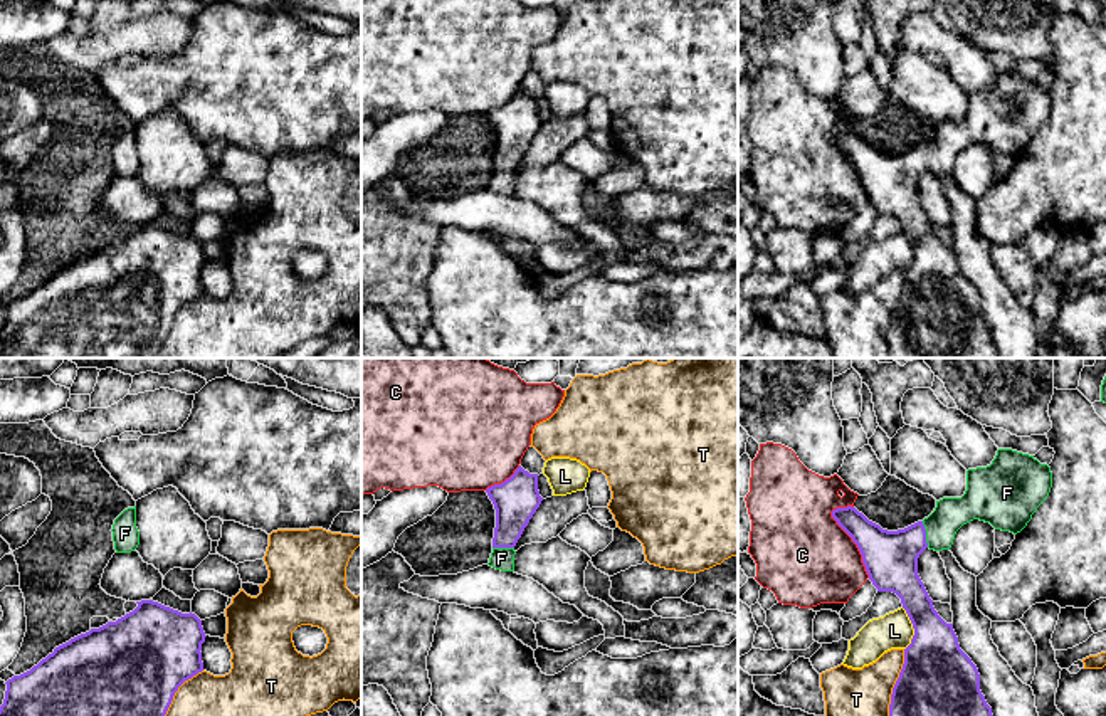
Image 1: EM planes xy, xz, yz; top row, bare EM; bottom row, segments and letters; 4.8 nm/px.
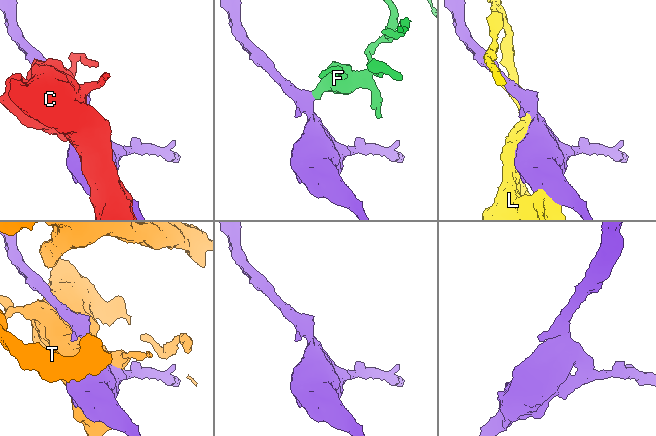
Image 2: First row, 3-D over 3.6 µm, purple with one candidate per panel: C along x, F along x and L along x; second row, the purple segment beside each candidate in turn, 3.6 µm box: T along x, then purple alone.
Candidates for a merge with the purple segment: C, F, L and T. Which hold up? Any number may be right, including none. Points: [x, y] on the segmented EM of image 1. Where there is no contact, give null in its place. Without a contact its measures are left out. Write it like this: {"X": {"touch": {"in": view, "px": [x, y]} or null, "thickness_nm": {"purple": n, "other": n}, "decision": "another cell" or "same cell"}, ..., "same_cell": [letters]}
{"C": {"touch": {"in": "yz", "px": [853, 540]}, "thickness_nm": {"purple": 260, "other": 460}, "decision": "another cell"}, "F": {"touch": {"in": "yz", "px": [925, 535]}, "thickness_nm": {"purple": 260, "other": 160}, "decision": "same cell"}, "L": {"touch": {"in": "yz", "px": [913, 627]}, "thickness_nm": {"purple": 320, "other": 180}, "decision": "another cell"}, "T": {"touch": {"in": "yz", "px": [896, 683]}, "thickness_nm": {"purple": 360, "other": 220}, "decision": "another cell"}, "same_cell": ["F"]}

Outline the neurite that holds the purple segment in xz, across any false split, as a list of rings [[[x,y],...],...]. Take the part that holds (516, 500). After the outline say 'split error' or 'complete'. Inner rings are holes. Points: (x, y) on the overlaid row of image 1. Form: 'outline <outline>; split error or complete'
outline [[[521,466],[501,484],[486,489],[496,509],[496,528],[489,566],[514,571],[514,546],[543,498],[538,491],[538,474],[529,474]]]; split error

